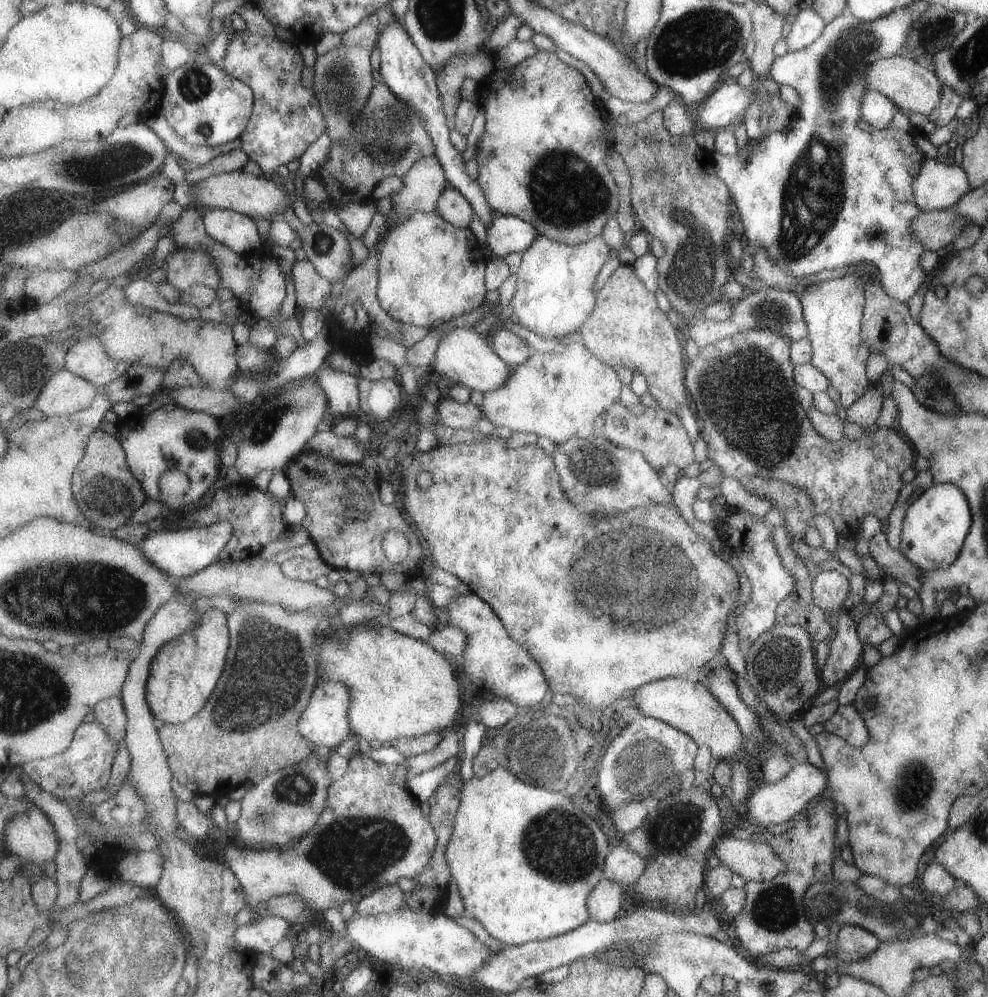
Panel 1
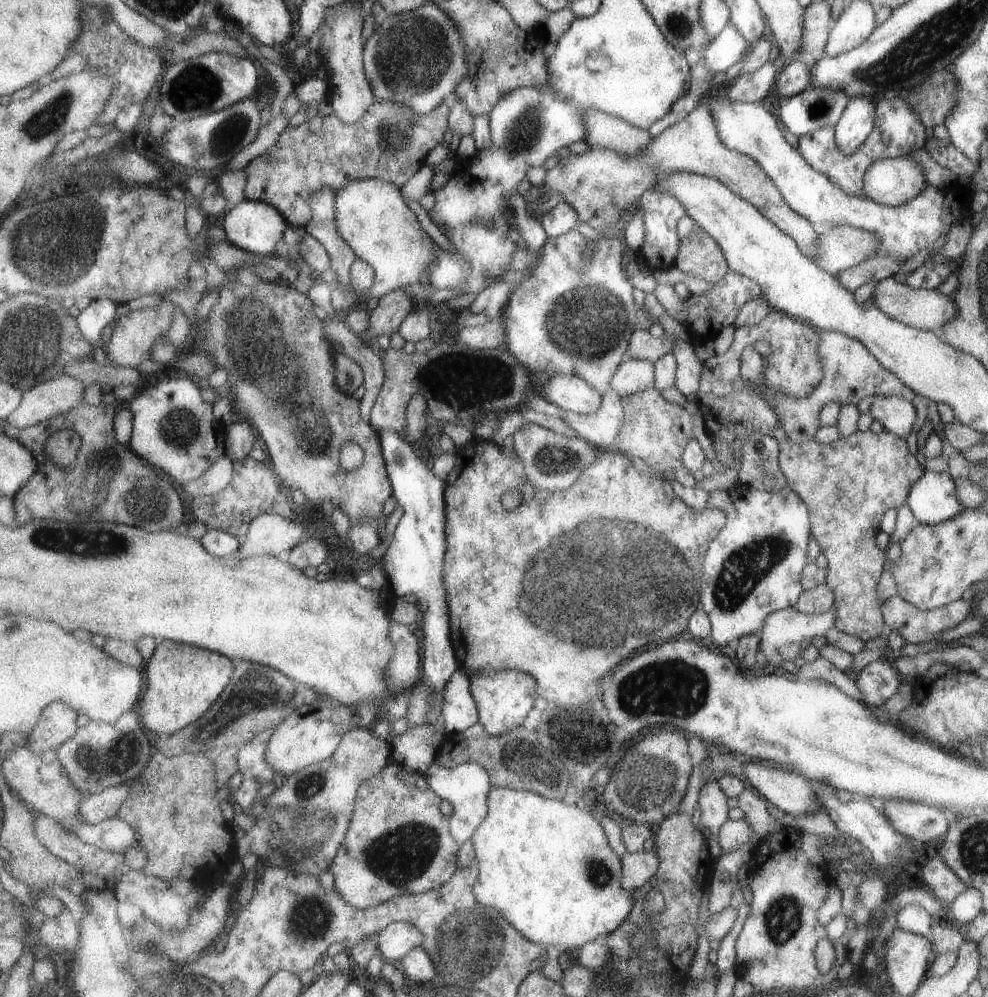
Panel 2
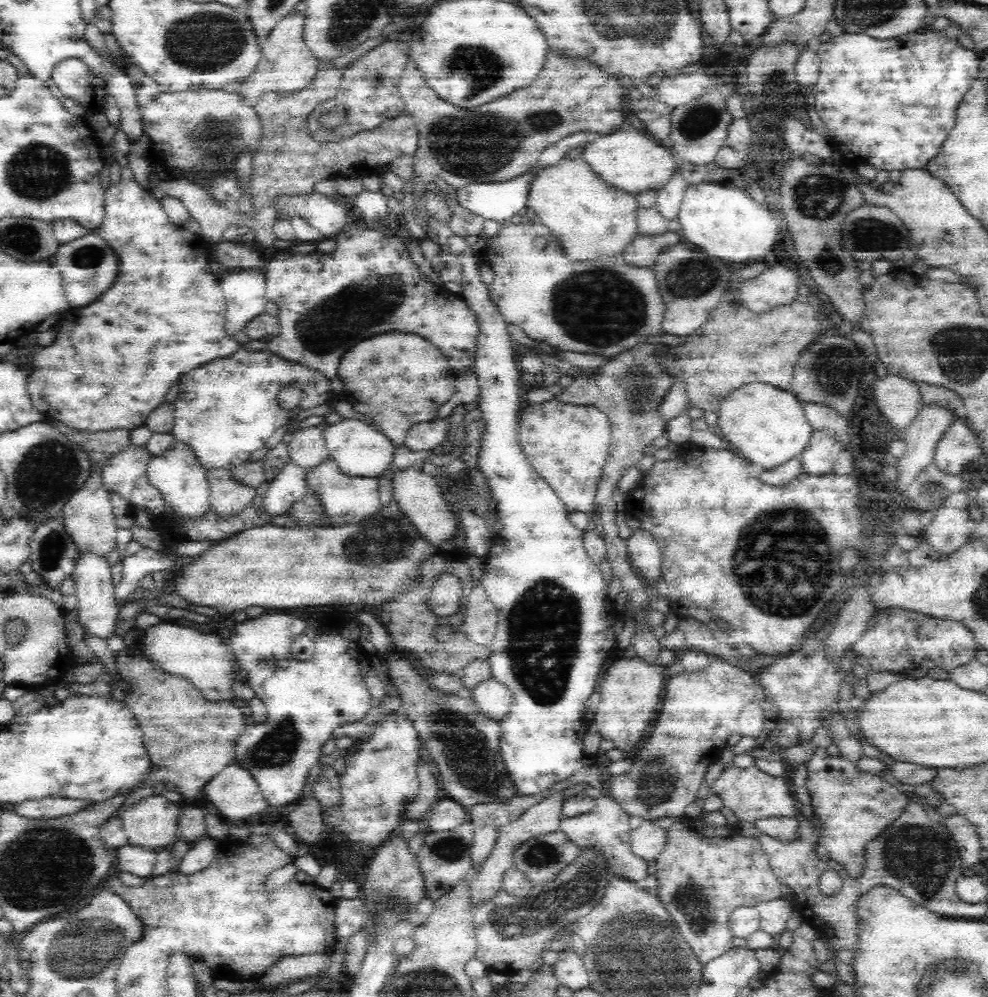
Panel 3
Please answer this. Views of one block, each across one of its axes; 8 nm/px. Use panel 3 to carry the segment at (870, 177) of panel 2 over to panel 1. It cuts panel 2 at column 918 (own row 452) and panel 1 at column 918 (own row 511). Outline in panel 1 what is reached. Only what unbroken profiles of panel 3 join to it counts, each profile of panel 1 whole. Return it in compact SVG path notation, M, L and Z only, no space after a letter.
M927 156L911 182L911 198L921 212L949 210L969 190L971 184L961 166L951 162L937 164Z

